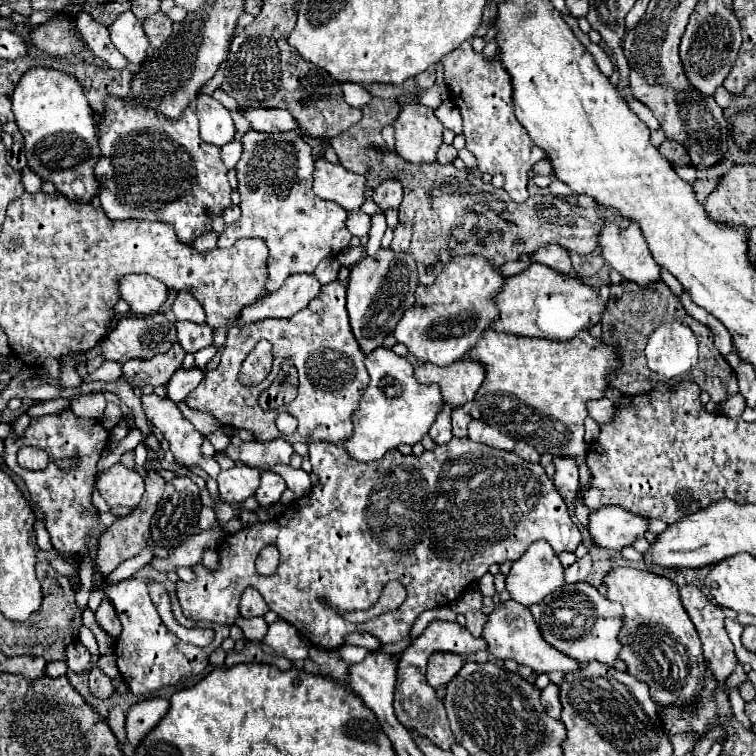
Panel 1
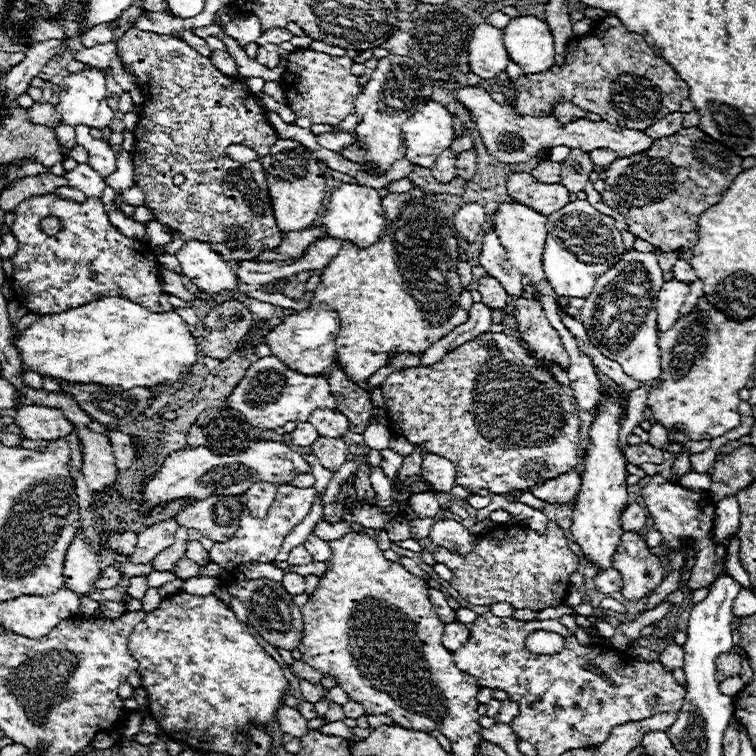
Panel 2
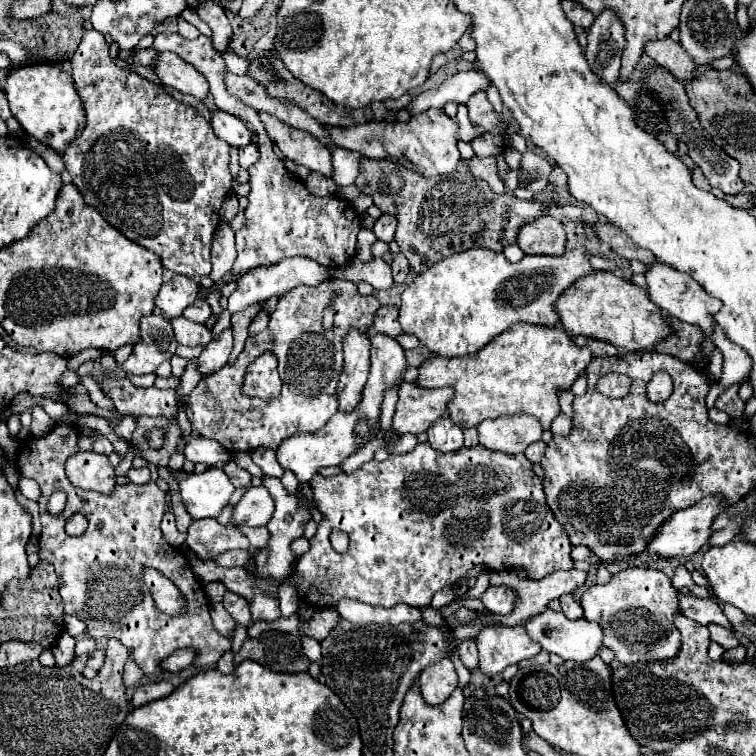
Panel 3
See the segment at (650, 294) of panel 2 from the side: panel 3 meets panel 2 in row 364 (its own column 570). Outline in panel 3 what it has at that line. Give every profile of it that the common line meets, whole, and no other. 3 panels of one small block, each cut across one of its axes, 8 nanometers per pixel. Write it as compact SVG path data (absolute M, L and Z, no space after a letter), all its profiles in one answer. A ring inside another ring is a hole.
M546 610L538 616L532 616L530 620L526 620L524 624L528 636L542 646L542 650L550 652L550 654L558 654L562 660L572 660L572 662L586 662L590 658L594 658L598 654L598 648L602 644L602 630L598 624L588 622L586 618L580 620L568 620L562 612L554 612L554 610Z

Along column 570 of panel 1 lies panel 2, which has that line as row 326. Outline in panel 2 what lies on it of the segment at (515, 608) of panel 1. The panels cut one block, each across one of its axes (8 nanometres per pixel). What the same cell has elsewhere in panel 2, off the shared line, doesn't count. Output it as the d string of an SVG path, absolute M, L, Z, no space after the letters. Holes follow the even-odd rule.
M680 280L664 282L664 288L660 290L660 296L656 300L660 332L666 332L668 328L672 328L672 324L678 318L678 312L682 308L682 304L688 296L688 290L690 290L688 282L680 282Z

